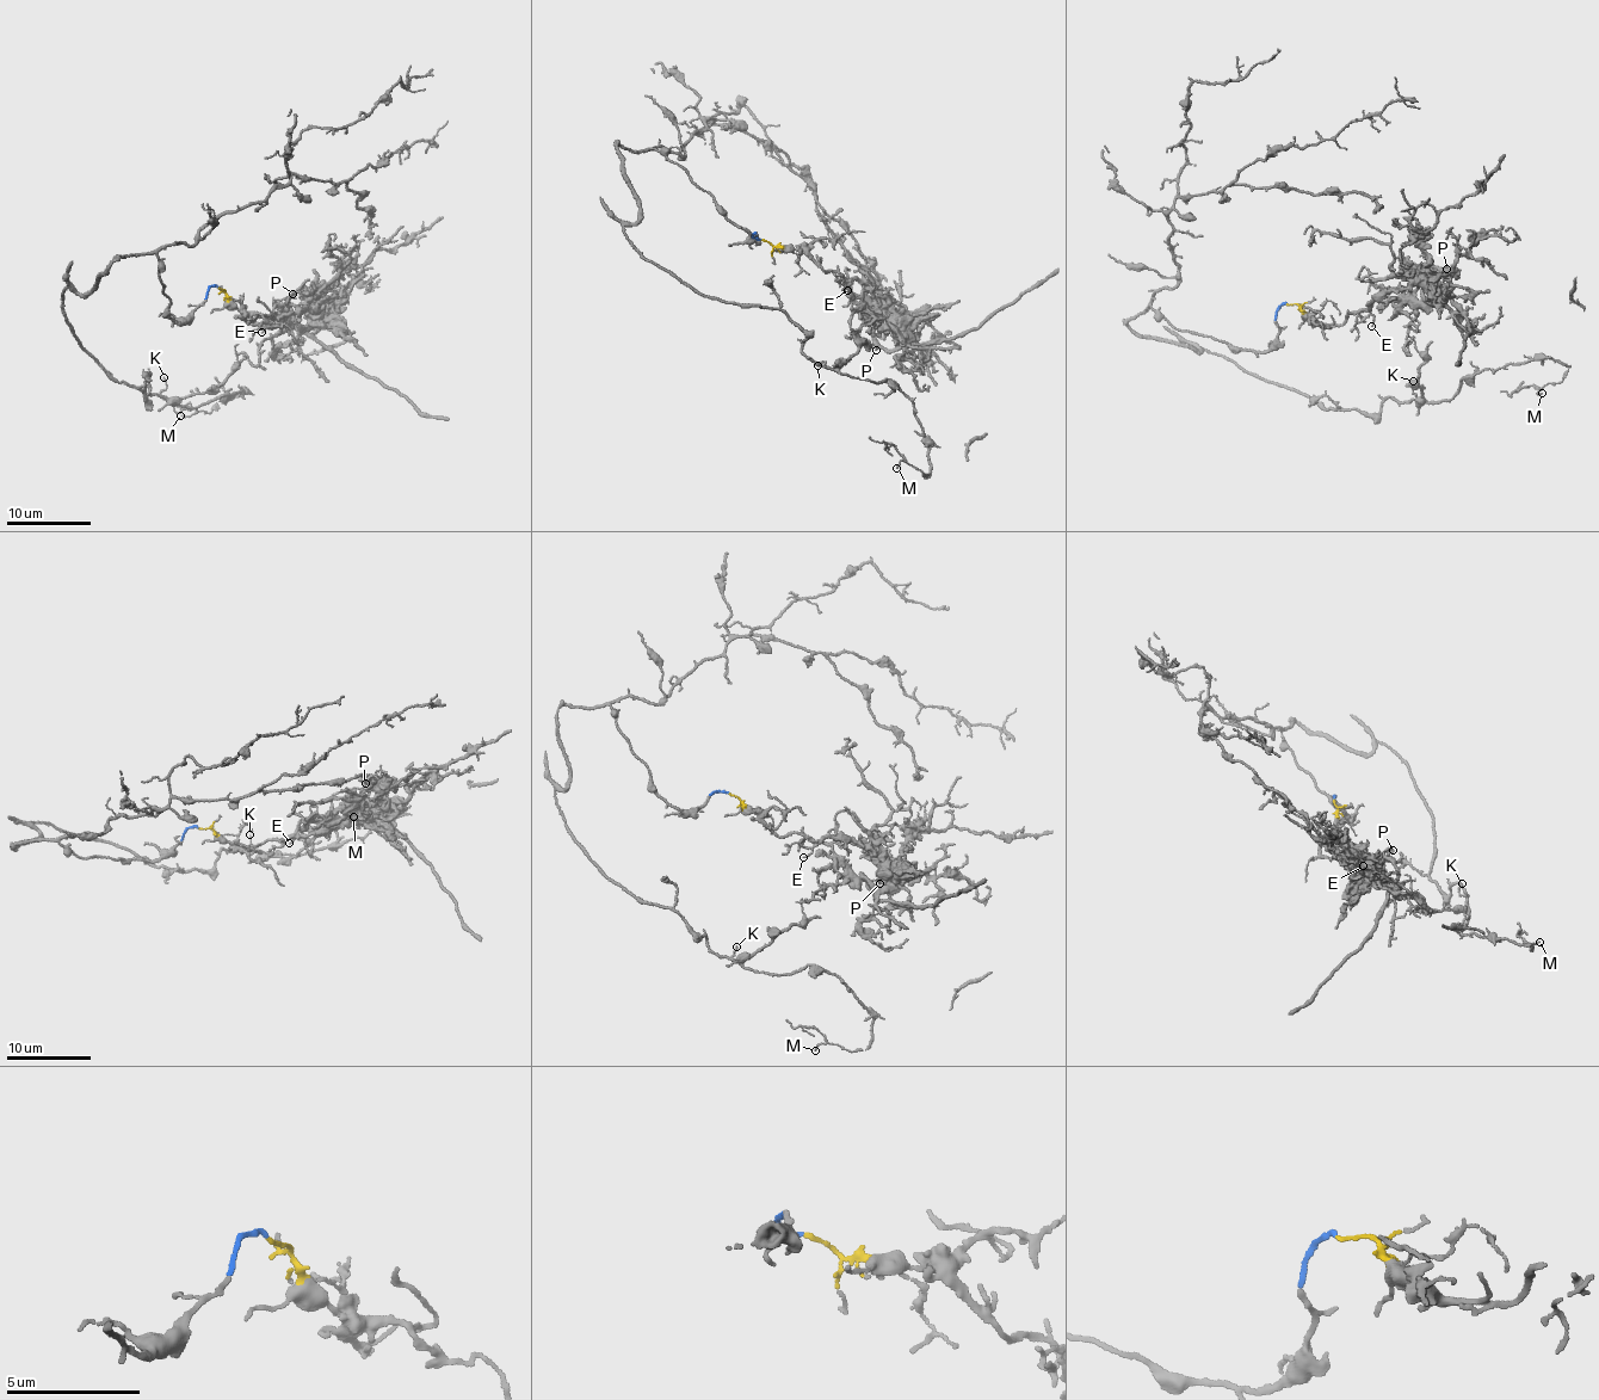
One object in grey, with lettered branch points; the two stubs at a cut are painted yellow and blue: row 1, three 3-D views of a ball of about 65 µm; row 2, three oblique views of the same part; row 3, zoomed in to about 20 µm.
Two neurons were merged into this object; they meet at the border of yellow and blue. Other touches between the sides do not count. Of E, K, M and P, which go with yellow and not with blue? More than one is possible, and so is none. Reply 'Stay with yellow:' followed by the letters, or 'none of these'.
Stay with yellow: E, P

